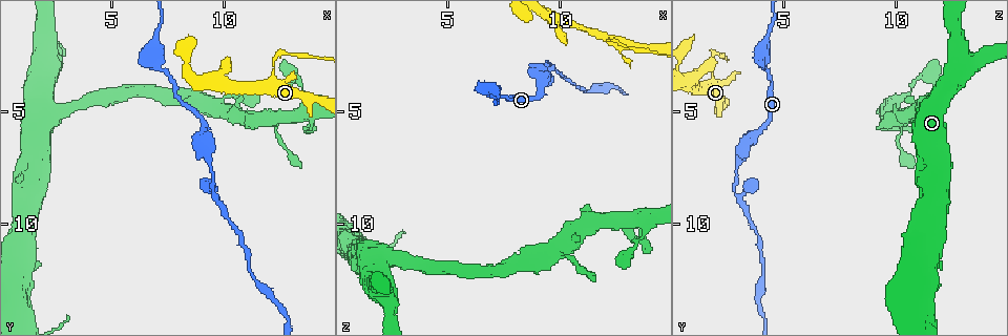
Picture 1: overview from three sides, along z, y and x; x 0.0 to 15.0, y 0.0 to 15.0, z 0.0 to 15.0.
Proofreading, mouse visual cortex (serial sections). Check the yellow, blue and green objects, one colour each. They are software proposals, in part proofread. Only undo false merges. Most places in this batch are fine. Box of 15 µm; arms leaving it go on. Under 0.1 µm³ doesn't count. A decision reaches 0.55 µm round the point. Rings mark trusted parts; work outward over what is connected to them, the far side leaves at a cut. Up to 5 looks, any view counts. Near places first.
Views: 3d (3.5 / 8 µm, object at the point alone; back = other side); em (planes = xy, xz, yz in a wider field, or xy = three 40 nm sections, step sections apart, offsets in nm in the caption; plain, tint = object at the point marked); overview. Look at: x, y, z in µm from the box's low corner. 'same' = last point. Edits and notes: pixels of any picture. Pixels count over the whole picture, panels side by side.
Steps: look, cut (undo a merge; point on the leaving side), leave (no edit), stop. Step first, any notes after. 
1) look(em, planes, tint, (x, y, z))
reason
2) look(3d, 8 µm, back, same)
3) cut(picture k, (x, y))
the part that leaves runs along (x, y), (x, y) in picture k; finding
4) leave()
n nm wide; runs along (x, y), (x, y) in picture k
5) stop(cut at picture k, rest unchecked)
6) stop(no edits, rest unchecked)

look(em, planes, tint, (12.2, 3.0, 1.7))
sudden change in width

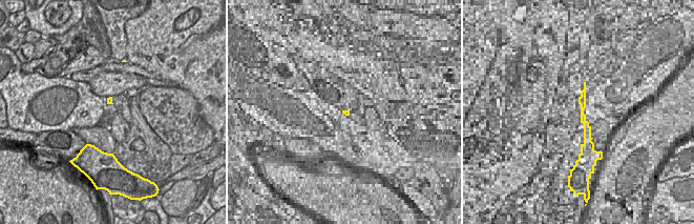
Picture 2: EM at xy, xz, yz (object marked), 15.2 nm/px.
look(3d, 3.5 µm, same)

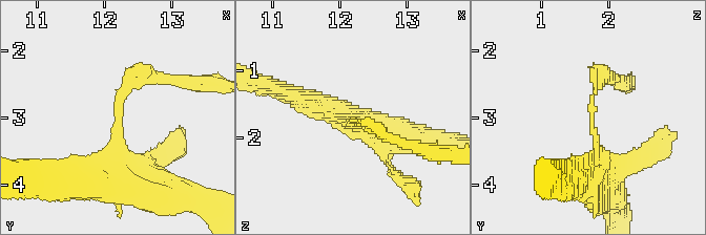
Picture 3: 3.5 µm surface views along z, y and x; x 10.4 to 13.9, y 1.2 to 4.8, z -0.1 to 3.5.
cut(picture 3, (160, 79))
arms of 150, 300 nm; the part that leaves runs along (128, 91), (144, 76), (219, 85) in picture 3; a second cell is stuck on

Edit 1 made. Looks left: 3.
look(overview)

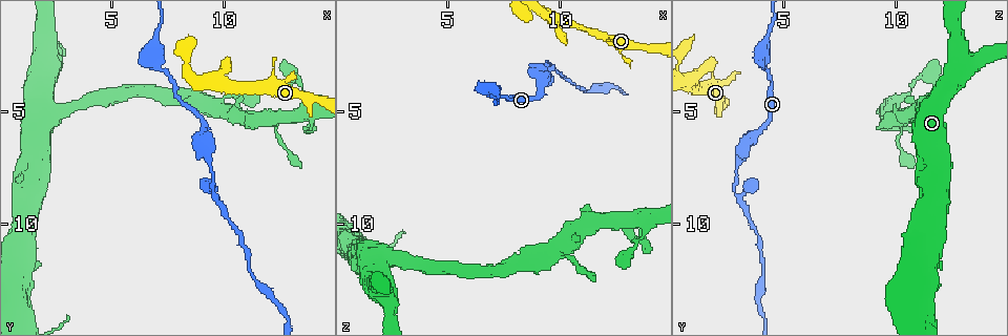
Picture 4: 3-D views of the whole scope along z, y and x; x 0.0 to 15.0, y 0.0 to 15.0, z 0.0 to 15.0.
look(3d, 3.5 µm, (9.6, 8.7, 3.0))
thin arm on a thick one

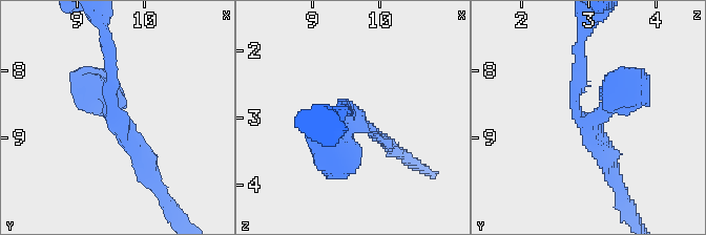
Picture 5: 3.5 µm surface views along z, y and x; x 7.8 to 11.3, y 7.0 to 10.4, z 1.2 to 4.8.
look(em, xy, step 3, tint, (9.60, 8.80, 3.00))
3 arms; arms of 100, 200, 350 nm; need the tissue

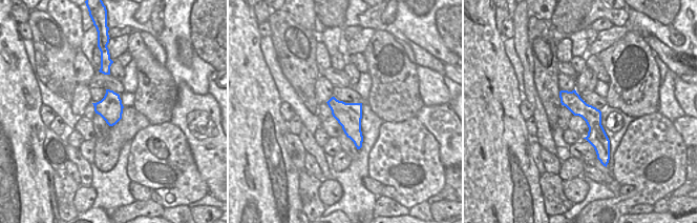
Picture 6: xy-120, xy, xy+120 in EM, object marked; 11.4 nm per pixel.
leave()
runs along (563, 93), (594, 122), (599, 153) in picture 6; all the same cell

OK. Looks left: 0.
stop(cut at picture 3, rest unchecked)

